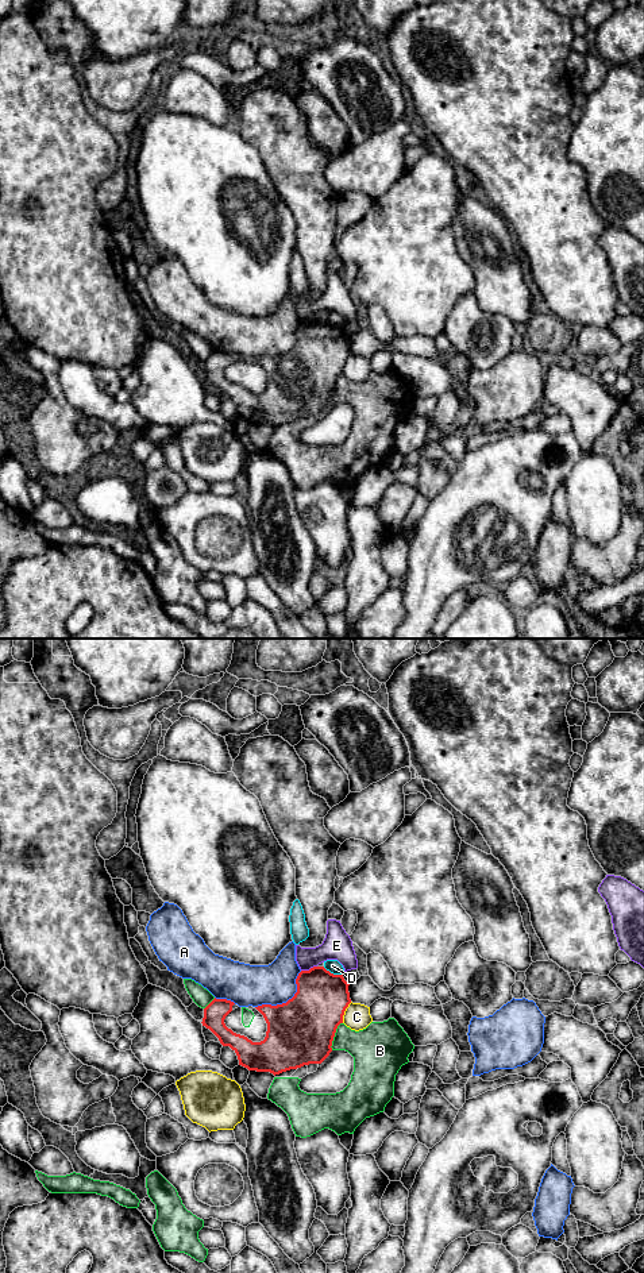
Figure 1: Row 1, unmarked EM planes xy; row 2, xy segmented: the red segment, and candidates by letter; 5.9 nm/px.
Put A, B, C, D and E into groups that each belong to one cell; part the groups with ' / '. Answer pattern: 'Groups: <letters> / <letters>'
Groups: A / B / C / D / E

